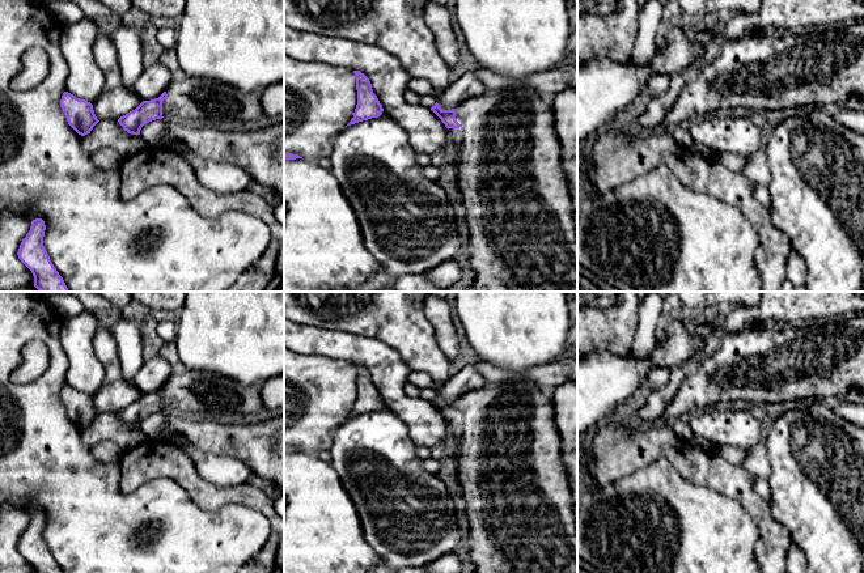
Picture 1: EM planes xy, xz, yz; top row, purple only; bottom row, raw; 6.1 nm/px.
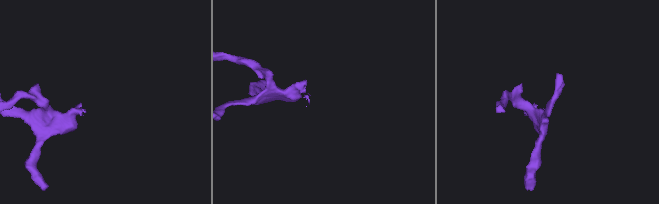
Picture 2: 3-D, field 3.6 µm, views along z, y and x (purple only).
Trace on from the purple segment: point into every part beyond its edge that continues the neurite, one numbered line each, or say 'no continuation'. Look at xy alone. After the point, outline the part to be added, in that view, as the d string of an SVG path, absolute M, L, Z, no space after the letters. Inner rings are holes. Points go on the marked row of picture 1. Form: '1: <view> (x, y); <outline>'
1: xy (190, 100); M174 76L162 101L162 116L186 124L212 120L259 118L263 111L257 94L242 93L224 82L203 77Z

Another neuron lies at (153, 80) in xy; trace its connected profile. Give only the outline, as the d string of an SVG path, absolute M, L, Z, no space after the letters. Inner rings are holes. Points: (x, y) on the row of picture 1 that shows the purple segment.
M156 61L143 68L132 89L143 101L151 101L166 92L173 78L171 72L160 61Z

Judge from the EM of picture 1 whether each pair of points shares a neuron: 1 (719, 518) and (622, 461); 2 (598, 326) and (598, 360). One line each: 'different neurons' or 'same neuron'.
1: different neurons
2: different neurons

